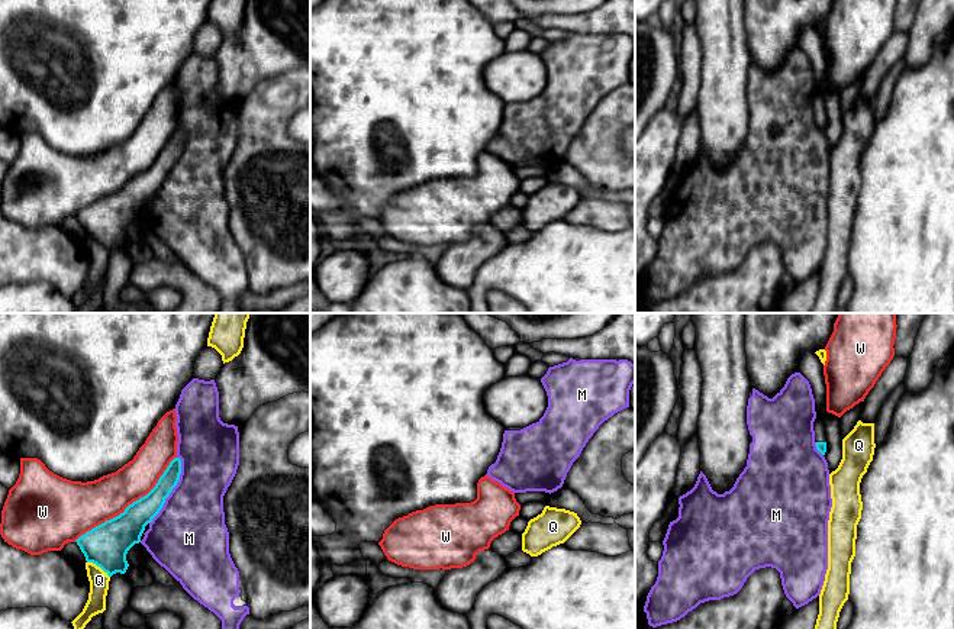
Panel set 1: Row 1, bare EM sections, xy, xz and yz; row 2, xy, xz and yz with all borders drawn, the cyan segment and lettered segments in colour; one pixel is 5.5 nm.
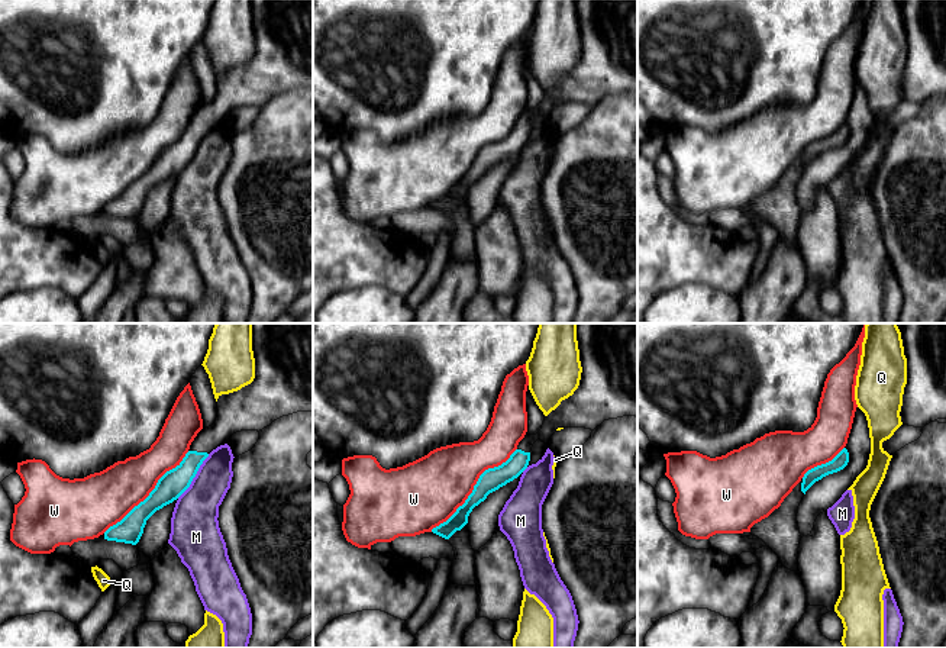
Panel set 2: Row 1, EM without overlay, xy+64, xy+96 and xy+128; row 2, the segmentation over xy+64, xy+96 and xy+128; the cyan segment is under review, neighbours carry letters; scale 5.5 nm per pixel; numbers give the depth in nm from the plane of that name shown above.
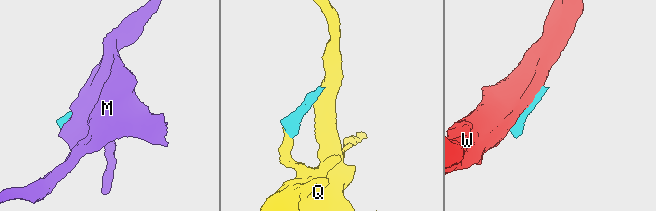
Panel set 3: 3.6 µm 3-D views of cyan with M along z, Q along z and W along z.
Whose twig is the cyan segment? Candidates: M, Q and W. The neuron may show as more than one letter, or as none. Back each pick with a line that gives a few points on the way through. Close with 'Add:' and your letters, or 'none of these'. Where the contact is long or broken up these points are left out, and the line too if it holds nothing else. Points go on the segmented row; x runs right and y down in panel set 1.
Add: none of these

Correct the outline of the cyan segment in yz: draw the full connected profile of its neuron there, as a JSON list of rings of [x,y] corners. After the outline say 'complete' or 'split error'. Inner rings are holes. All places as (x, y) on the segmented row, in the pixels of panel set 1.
[[[816,417],[815,422],[813,422],[813,430],[815,430],[815,445],[816,445],[816,449],[825,455],[826,452],[826,432],[825,432],[825,425],[822,422],[822,419]]]; split error

